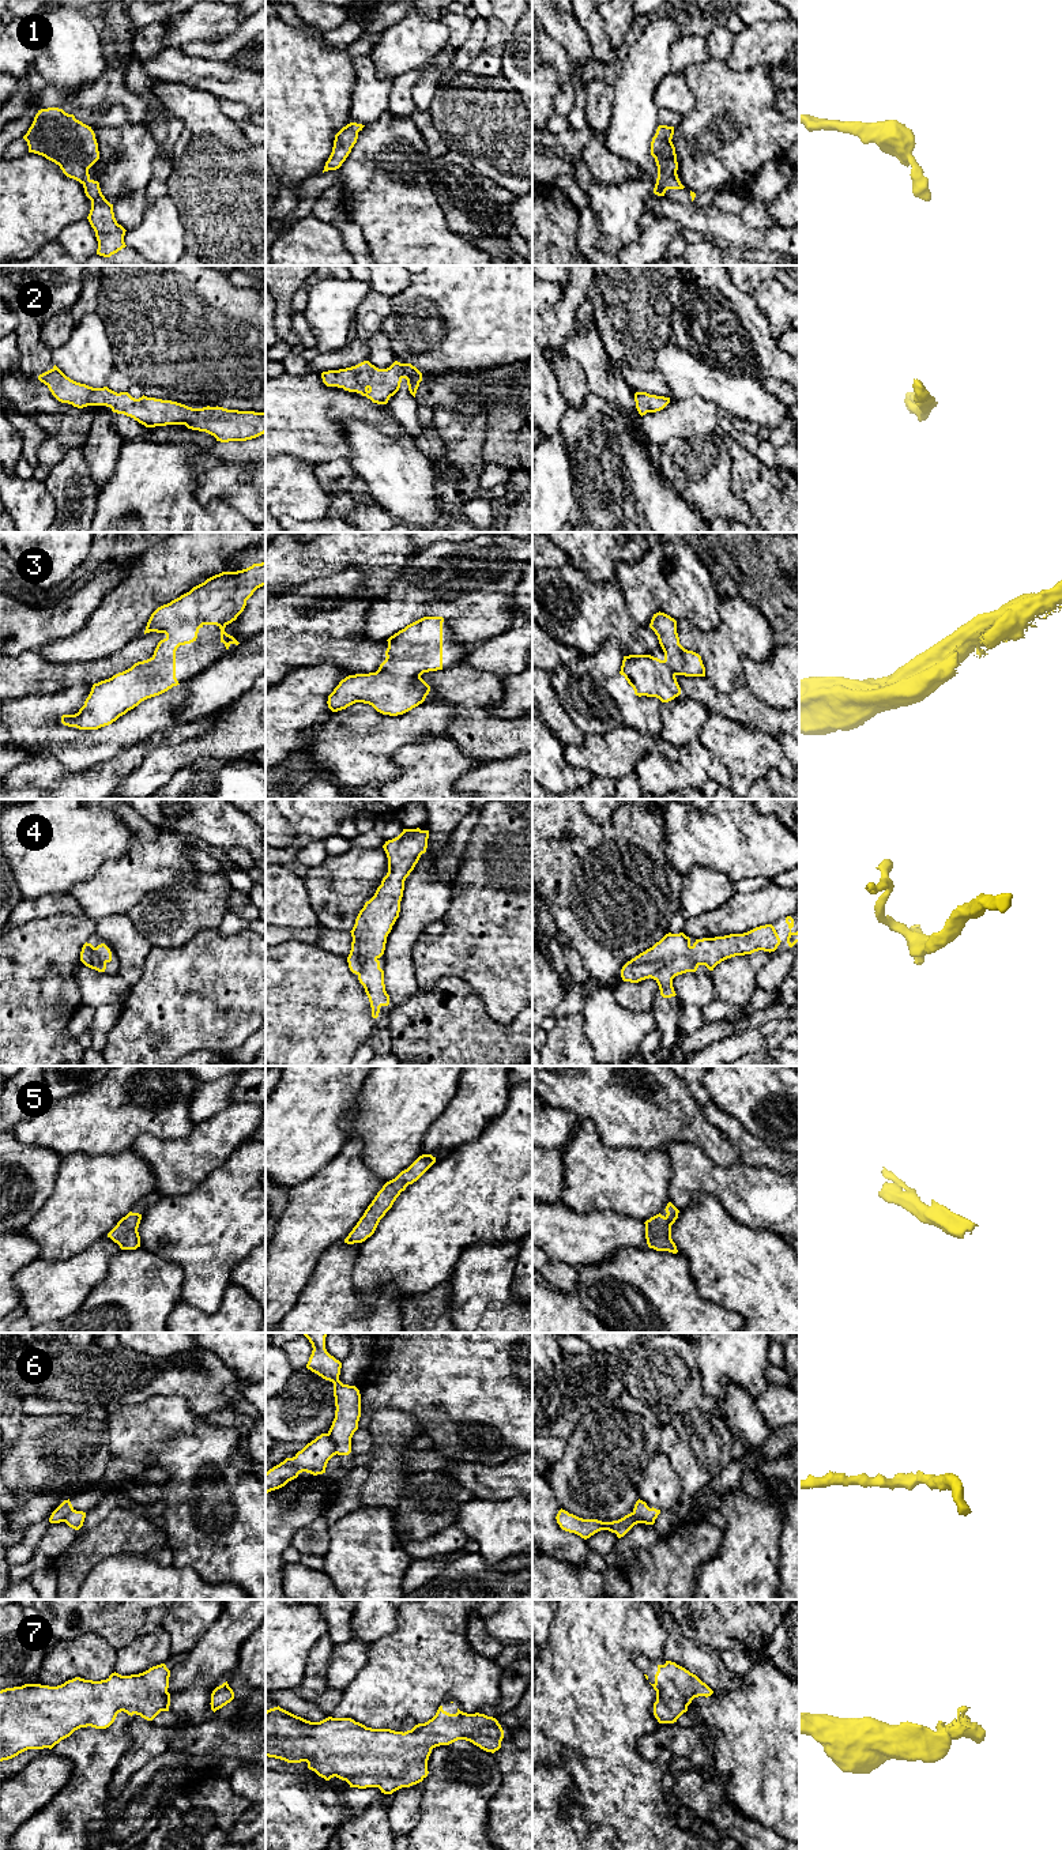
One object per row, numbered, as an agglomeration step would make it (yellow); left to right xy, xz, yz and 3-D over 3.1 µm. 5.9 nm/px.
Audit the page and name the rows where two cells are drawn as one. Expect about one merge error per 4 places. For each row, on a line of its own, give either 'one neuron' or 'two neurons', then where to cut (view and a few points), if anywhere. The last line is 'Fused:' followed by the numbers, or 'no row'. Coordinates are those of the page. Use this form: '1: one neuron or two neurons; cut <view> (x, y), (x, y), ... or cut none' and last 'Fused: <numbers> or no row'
1: one neuron; cut none
2: one neuron; cut none
3: one neuron; cut none
4: one neuron; cut none
5: one neuron; cut none
6: two neurons; cut xz (328, 1432), (336, 1453)
7: one neuron; cut none
Fused: 6

